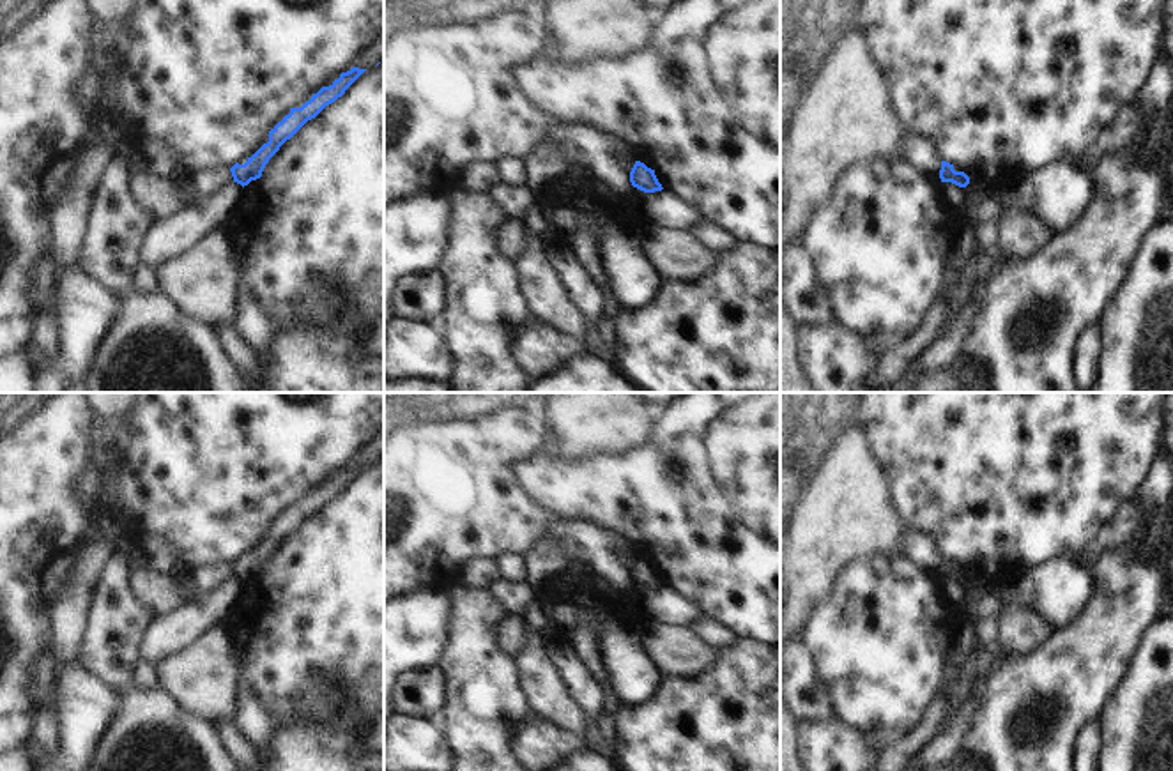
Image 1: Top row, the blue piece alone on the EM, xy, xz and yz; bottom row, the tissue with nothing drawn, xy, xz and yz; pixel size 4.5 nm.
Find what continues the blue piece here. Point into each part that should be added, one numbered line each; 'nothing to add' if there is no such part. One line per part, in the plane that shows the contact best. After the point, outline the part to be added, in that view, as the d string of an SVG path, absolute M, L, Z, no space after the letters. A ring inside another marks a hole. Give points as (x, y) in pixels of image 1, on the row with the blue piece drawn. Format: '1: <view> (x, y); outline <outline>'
nothing to add

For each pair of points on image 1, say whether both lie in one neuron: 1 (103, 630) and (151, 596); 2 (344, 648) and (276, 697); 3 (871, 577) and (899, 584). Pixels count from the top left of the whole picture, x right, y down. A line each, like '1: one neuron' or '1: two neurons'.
1: two neurons
2: one neuron
3: one neuron

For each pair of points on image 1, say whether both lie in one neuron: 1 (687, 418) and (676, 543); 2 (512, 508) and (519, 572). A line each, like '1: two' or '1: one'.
1: one
2: two

